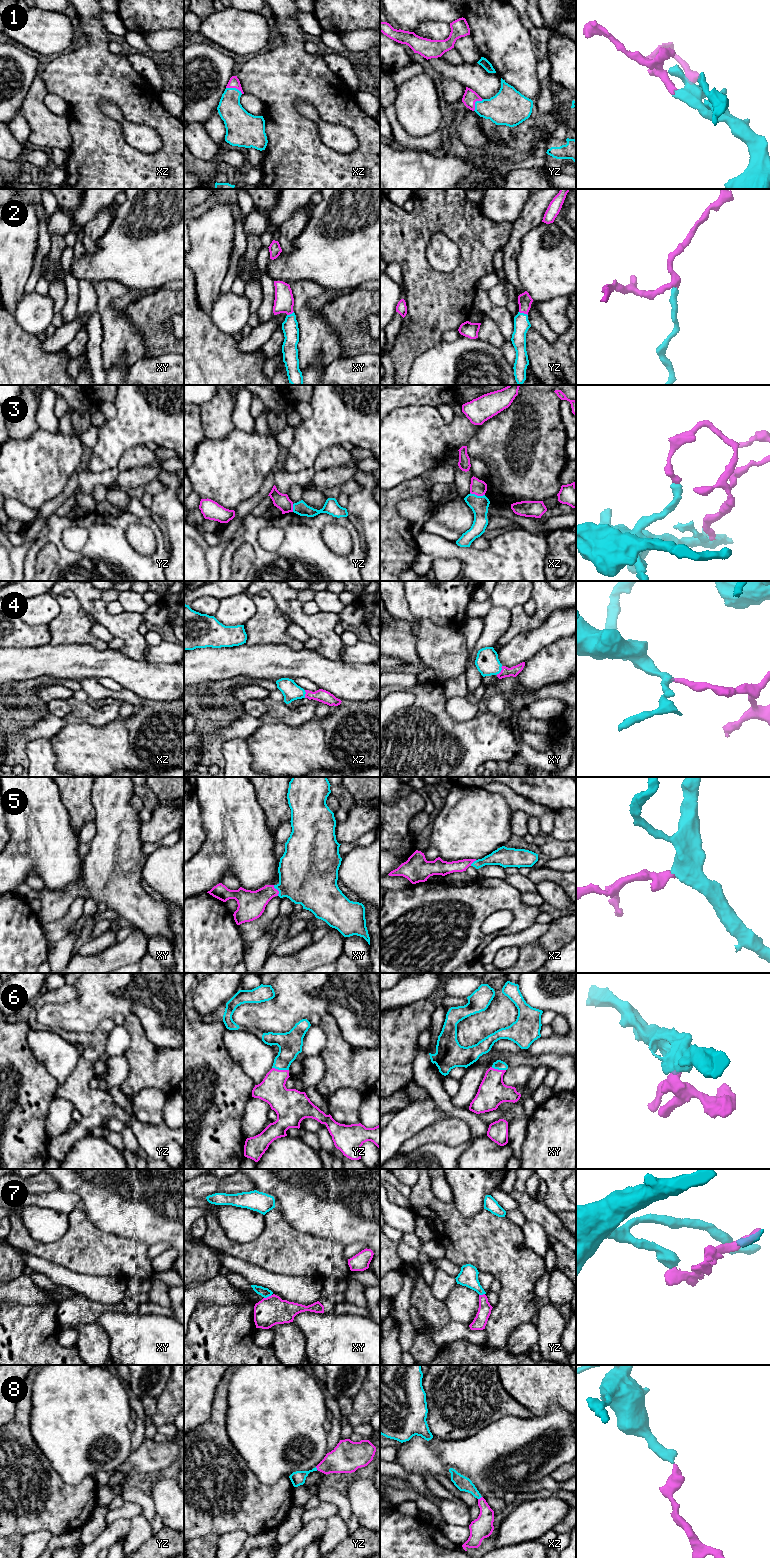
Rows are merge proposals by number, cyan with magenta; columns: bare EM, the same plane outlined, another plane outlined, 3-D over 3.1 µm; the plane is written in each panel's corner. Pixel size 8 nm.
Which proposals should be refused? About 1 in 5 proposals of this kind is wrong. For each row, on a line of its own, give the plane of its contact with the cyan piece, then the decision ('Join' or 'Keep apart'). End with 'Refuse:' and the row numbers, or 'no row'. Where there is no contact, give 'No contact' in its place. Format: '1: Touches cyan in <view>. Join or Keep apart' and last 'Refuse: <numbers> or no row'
1: Touches cyan in xz. Join
2: Touches cyan in yz. Join
3: Touches cyan in xz. Keep apart
4: Touches cyan in xy. Join
5: Touches cyan in xy. Join
6: Touches cyan in yz. Join
7: Touches cyan in xy. Keep apart
8: Touches cyan in xz. Join
Refuse: 3, 7

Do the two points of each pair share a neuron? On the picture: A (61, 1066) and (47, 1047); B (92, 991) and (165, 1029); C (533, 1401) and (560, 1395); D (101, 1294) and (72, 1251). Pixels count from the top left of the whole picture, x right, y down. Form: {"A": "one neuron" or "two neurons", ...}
{"A": "one neuron", "B": "one neuron", "C": "one neuron", "D": "two neurons"}

